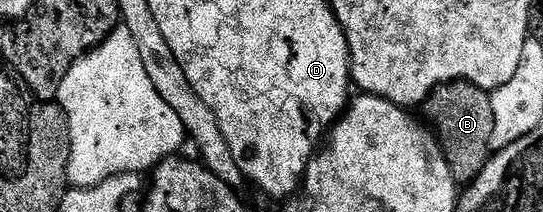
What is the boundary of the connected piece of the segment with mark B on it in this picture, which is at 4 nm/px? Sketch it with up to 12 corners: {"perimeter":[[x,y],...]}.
{"perimeter":[[473,80],[443,82],[423,103],[454,171],[489,163],[496,116]]}

